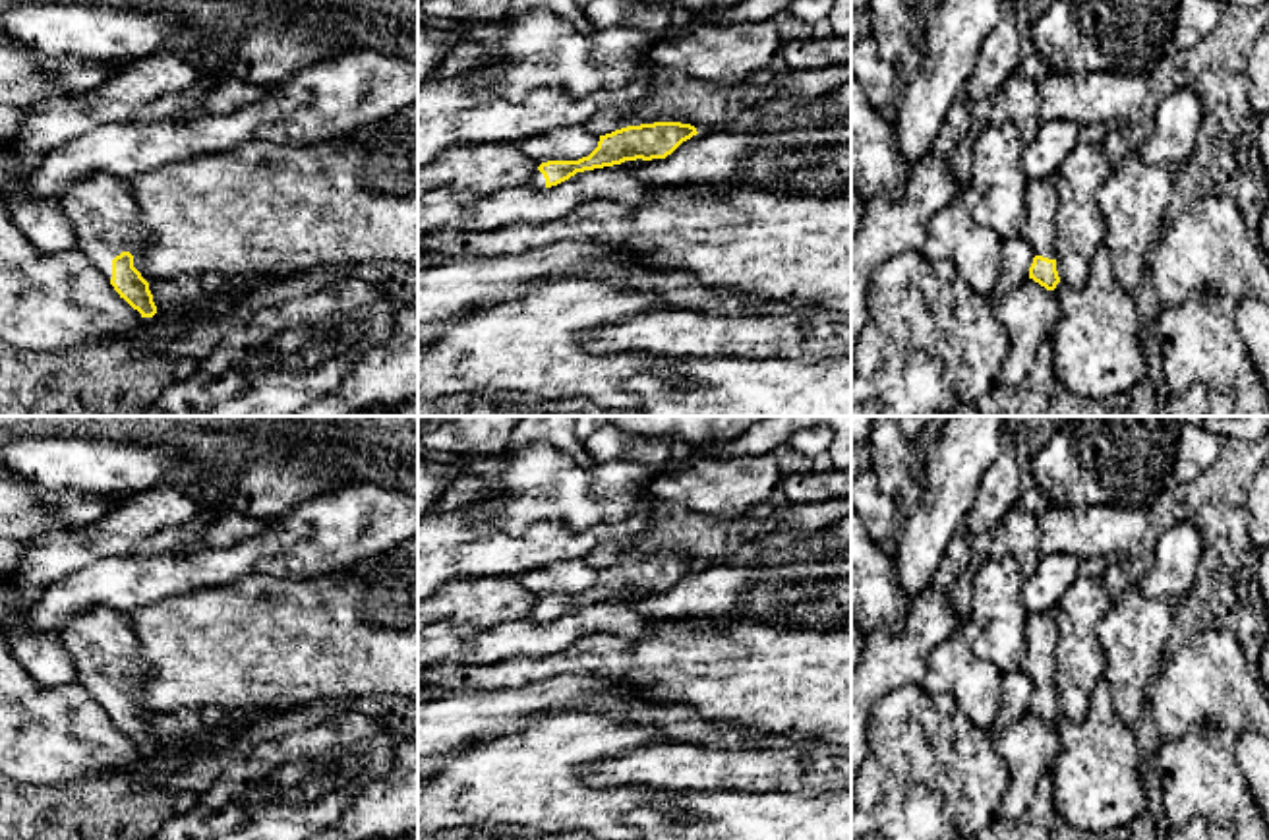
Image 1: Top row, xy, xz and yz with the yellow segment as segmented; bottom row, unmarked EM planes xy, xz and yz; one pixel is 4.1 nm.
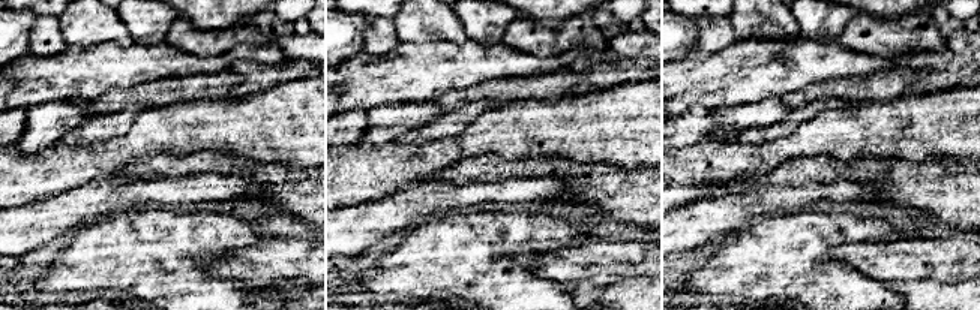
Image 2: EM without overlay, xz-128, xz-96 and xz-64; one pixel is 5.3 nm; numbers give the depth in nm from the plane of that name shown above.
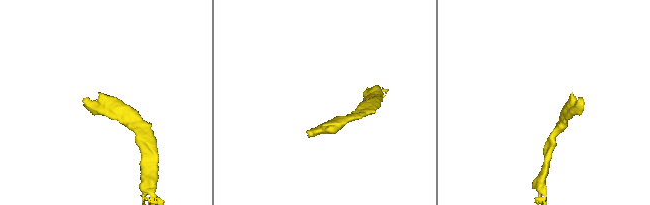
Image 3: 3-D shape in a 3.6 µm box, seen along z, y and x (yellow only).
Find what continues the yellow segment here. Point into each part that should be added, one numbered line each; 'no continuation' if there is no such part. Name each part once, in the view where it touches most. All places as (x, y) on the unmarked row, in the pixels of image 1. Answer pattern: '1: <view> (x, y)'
1: xy (101, 641)

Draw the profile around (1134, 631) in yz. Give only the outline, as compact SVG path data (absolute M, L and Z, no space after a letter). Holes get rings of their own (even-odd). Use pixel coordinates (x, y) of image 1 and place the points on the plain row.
M1130 585L1097 625L1107 654L1105 679L1116 714L1134 726L1149 705L1149 691L1165 664L1174 631L1174 602L1151 600Z

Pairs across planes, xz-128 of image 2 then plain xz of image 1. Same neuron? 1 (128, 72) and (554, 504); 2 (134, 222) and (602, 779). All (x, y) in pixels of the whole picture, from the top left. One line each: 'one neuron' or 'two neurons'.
1: two neurons
2: two neurons

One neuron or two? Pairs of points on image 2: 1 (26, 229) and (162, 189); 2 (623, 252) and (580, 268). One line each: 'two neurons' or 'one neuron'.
1: one neuron
2: one neuron

